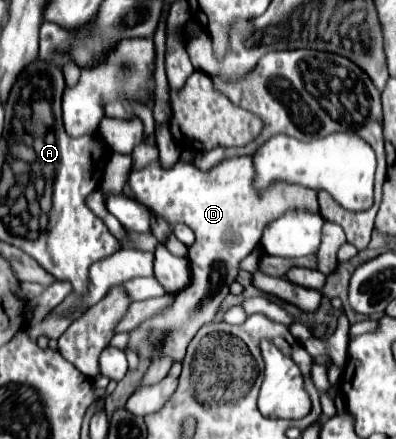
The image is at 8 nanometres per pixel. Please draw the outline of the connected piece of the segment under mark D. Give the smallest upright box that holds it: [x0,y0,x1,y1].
[125,157,319,363]

